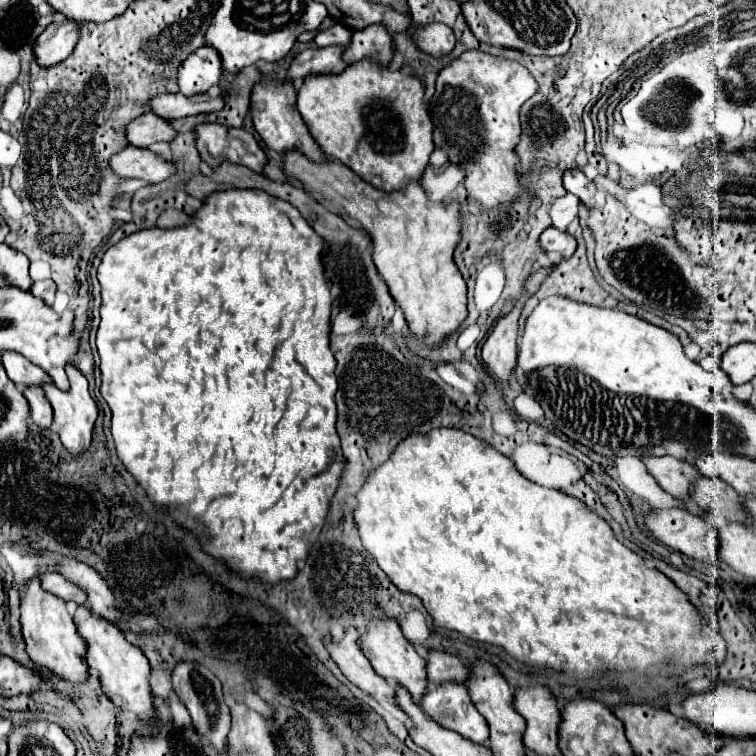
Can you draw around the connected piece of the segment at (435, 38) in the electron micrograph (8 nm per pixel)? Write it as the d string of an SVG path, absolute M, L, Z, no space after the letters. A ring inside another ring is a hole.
M429 24L429 26L423 26L419 30L415 30L413 34L413 40L417 42L417 46L439 58L439 56L445 56L453 50L455 46L455 36L453 36L453 30L449 30L449 26L445 24Z

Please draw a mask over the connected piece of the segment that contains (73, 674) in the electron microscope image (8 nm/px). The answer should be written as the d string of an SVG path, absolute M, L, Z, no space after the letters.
M35 572L23 586L19 586L21 594L21 628L27 644L27 652L33 662L41 666L51 676L59 676L69 682L85 682L87 680L87 660L85 660L85 640L77 634L73 618L67 610L63 598L49 594L41 586L41 572Z

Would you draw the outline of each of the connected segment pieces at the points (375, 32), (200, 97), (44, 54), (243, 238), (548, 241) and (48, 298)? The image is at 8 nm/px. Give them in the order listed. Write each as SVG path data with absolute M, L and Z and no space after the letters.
M373 24L363 30L353 32L351 44L347 46L343 58L345 58L345 62L353 64L353 62L361 60L363 56L373 56L381 64L389 64L393 54L395 54L395 48L393 48L391 34L387 32L387 28L383 24Z
M159 94L159 96L149 98L147 104L149 104L149 110L153 114L157 114L159 118L163 118L163 120L175 120L175 118L195 116L195 114L201 114L201 112L215 112L215 110L221 110L223 108L221 96L211 98L209 94L195 94L193 98L185 98L183 94Z
M67 16L57 18L45 28L45 32L35 42L37 44L37 52L35 52L37 64L53 66L53 64L63 62L75 50L79 38L81 38L81 30L75 20L69 20Z
M235 188L213 192L203 206L191 214L185 226L139 230L113 244L103 254L97 270L101 284L101 324L97 330L97 350L103 374L101 396L113 412L111 434L121 462L155 504L161 504L179 526L197 536L203 550L215 558L227 560L235 572L243 576L255 574L265 582L279 582L297 574L295 562L305 558L313 538L321 532L329 510L329 498L337 490L345 464L335 432L335 392L339 382L335 376L335 356L329 348L333 300L329 282L323 276L323 238L317 236L303 218L299 218L299 226L305 228L297 230L287 212L277 210L277 202L271 200L267 192Z
M547 228L539 236L539 246L545 252L557 252L563 260L567 260L575 252L575 238L569 236L567 232L559 232L557 228Z
M37 280L31 284L31 294L41 298L45 304L53 304L53 296L55 296L55 282L53 280Z

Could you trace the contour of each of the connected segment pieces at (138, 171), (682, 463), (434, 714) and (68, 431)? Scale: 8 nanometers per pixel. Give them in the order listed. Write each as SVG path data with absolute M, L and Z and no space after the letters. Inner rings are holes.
M127 146L121 152L113 154L109 166L119 178L137 178L145 180L147 184L159 184L175 174L175 166L171 162L161 160L151 150L135 146Z
M649 456L649 458L641 458L647 472L657 480L657 484L669 492L675 498L689 498L689 490L691 490L691 482L697 474L697 468L687 462L687 460L679 460L673 456Z
M445 682L427 686L427 692L421 698L421 708L437 724L461 734L463 738L479 744L489 740L489 726L473 706L463 684Z
M67 364L65 368L67 376L69 376L69 382L71 382L71 388L67 392L59 390L53 382L45 382L43 384L43 390L45 390L45 396L49 400L49 404L53 406L53 426L55 432L59 434L63 446L71 452L71 454L79 454L83 452L89 442L91 442L91 432L93 432L93 424L95 424L95 418L97 418L97 406L95 406L95 400L91 398L89 394L89 382L87 378L73 366L73 364Z

